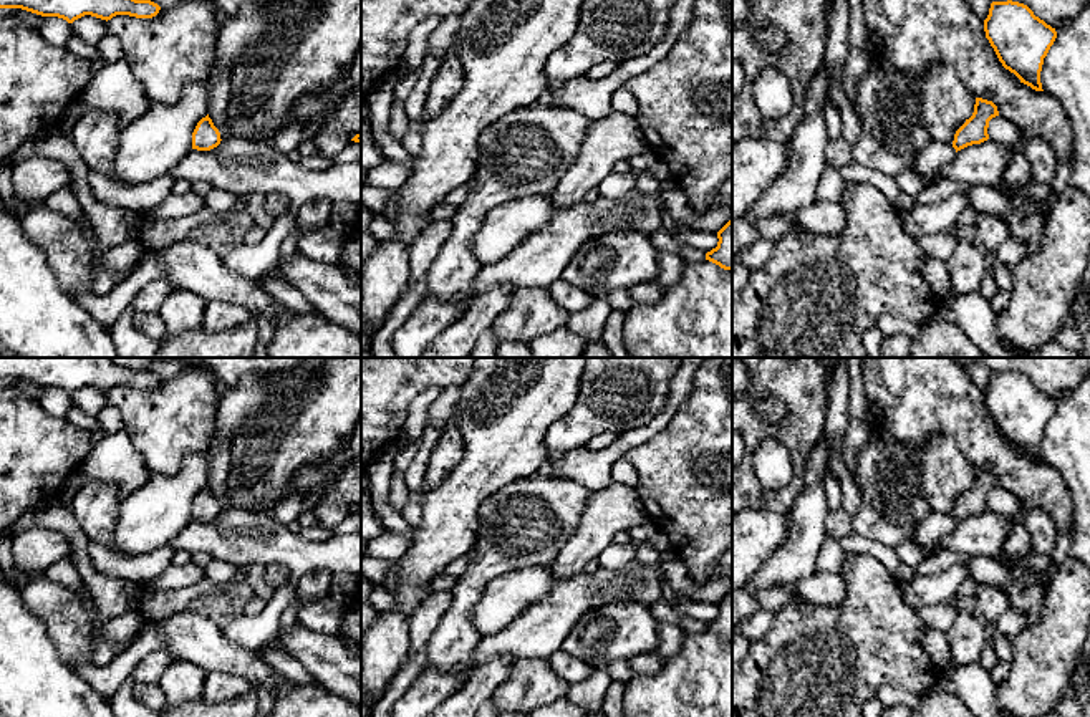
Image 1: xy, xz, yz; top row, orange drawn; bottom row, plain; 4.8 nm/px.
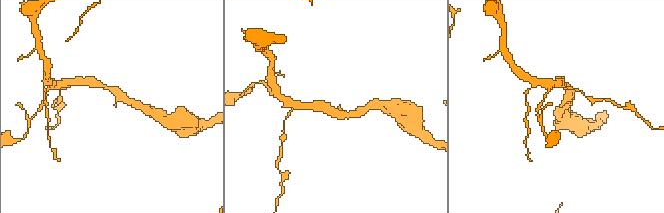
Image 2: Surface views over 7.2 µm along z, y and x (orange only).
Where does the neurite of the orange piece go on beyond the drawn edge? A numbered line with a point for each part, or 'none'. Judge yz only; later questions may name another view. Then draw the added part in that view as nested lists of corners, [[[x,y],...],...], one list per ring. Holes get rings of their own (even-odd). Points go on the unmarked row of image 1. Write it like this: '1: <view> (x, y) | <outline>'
1: yz (933, 527) | [[[931,512],[921,520],[911,540],[923,546],[928,556],[933,556],[938,551],[938,543],[948,537],[954,527],[956,520],[953,515]]]

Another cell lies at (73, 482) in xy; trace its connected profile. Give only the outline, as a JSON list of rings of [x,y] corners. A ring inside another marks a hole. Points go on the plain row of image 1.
[[[81,465],[73,470],[66,479],[65,479],[65,484],[63,484],[63,488],[60,490],[58,493],[58,503],[71,503],[71,500],[75,498],[75,495],[78,493],[78,490],[83,487],[84,484],[84,477],[83,477],[83,470],[81,470]]]

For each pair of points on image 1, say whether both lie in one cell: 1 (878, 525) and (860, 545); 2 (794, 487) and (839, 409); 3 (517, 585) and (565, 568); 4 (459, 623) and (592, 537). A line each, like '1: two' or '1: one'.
1: two
2: two
3: two
4: two

